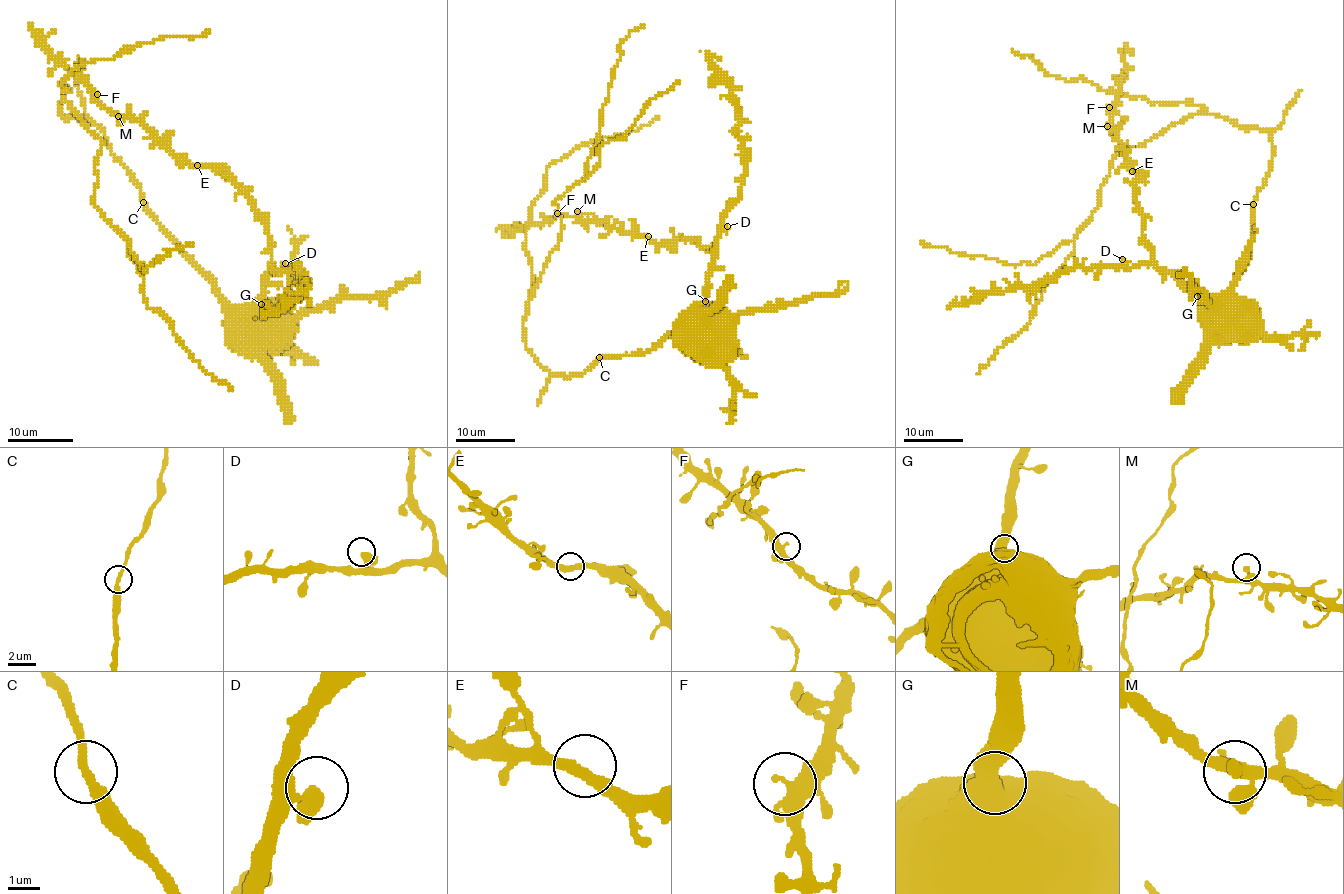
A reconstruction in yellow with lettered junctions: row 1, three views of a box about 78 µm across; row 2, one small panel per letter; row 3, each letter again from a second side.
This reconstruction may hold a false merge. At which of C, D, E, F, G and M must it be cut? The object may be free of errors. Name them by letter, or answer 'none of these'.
none of these

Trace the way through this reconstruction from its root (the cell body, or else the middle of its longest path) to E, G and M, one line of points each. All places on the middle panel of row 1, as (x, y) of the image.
E: (593, 365), (606, 356), (649, 352), (670, 337), (702, 301), (714, 250), (693, 239), (656, 242), (648, 236)
G: (593, 365), (606, 356), (649, 352), (661, 340), (670, 337), (705, 301)
M: (593, 365), (606, 356), (646, 353), (670, 337), (701, 304), (714, 250), (693, 239), (625, 235), (577, 211)

